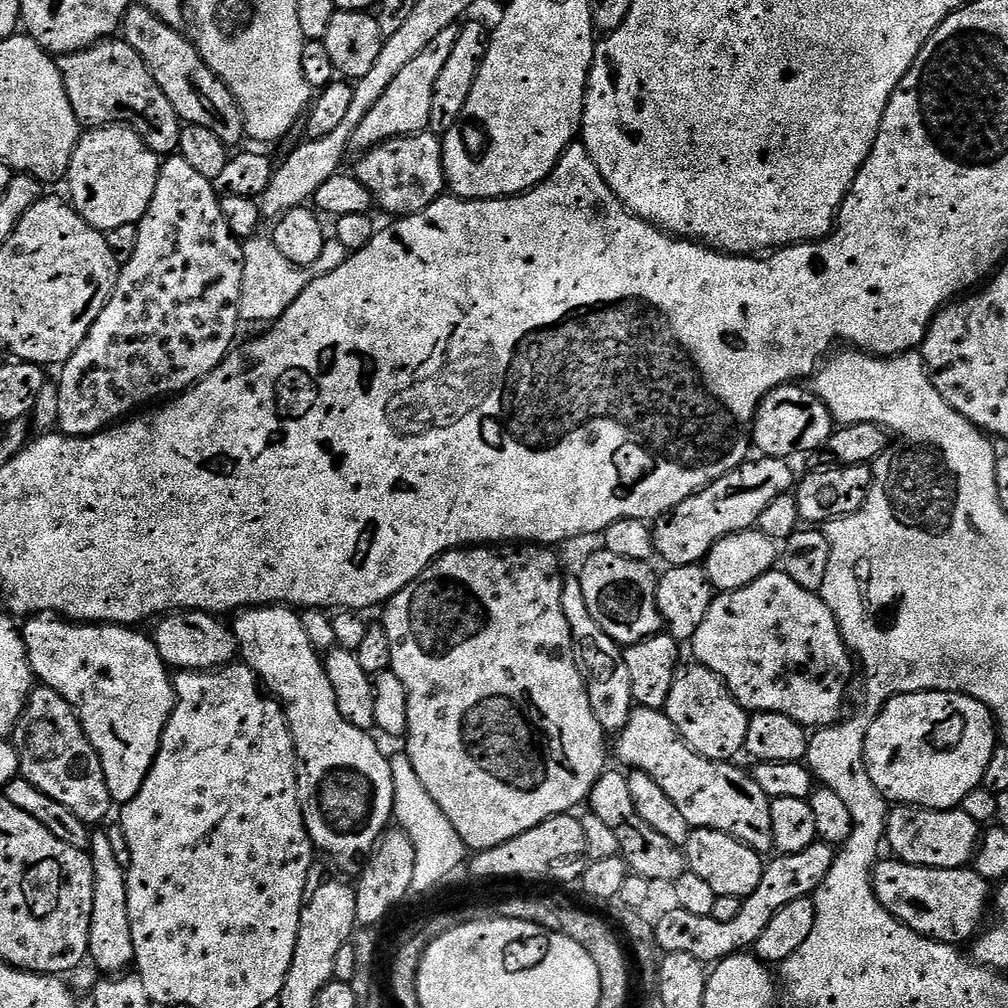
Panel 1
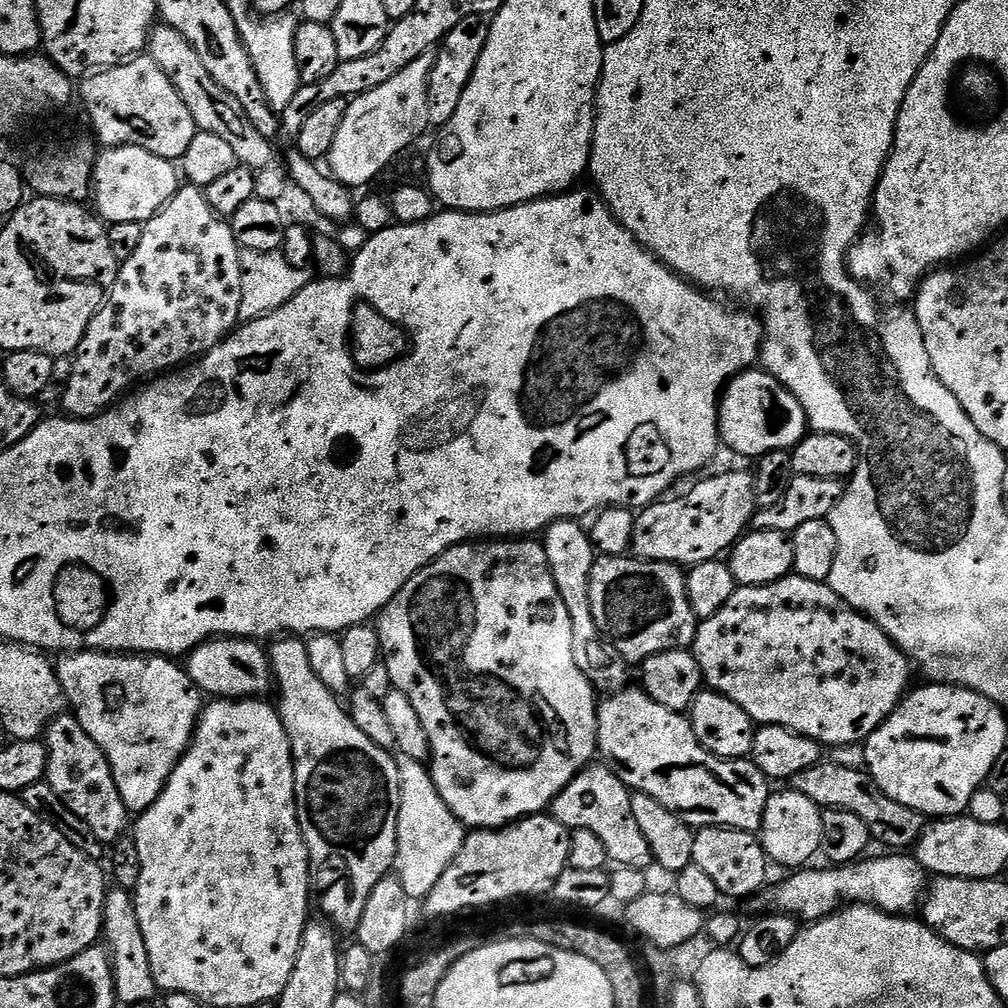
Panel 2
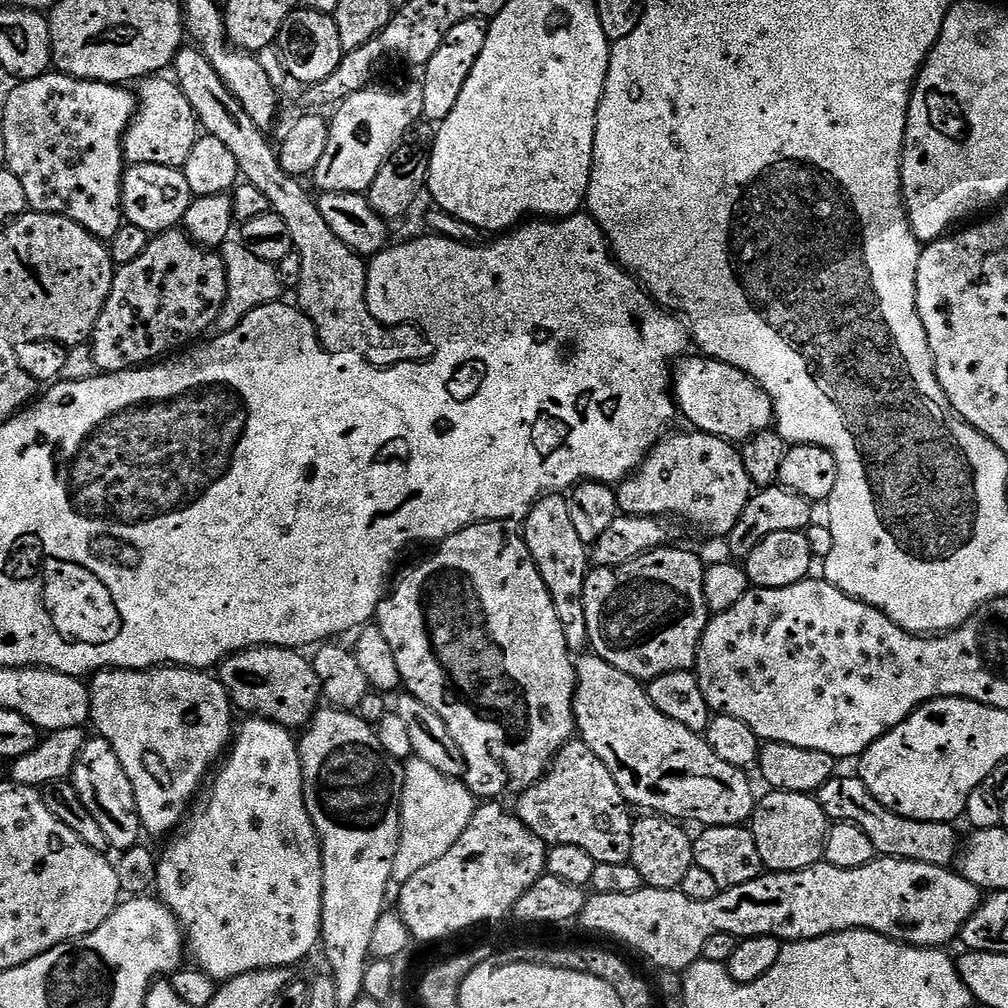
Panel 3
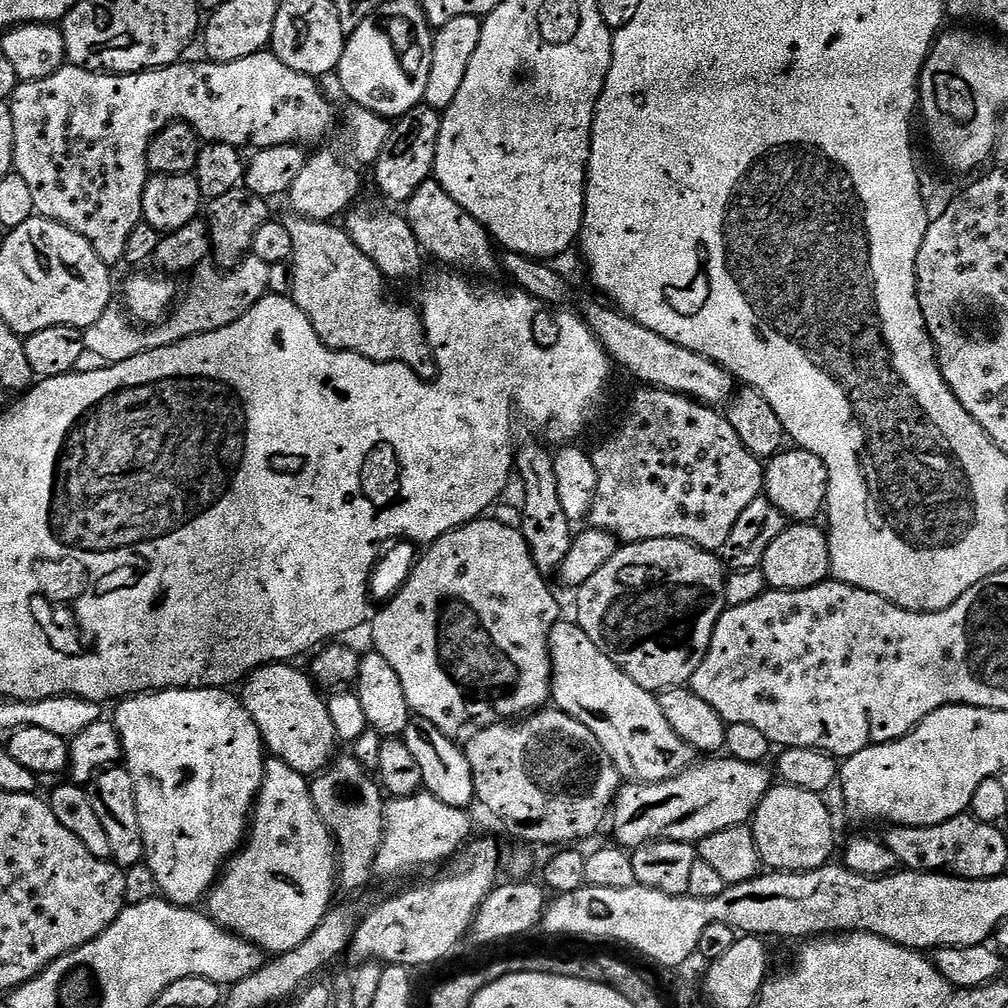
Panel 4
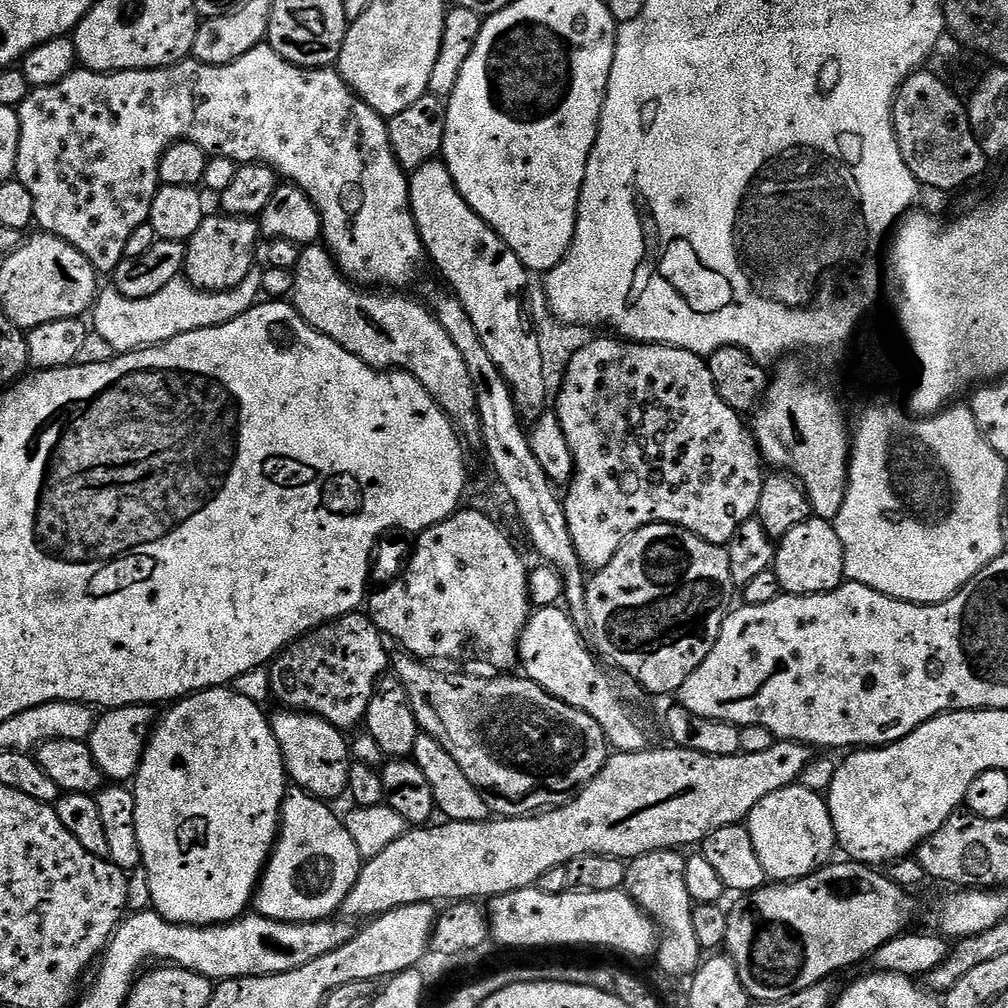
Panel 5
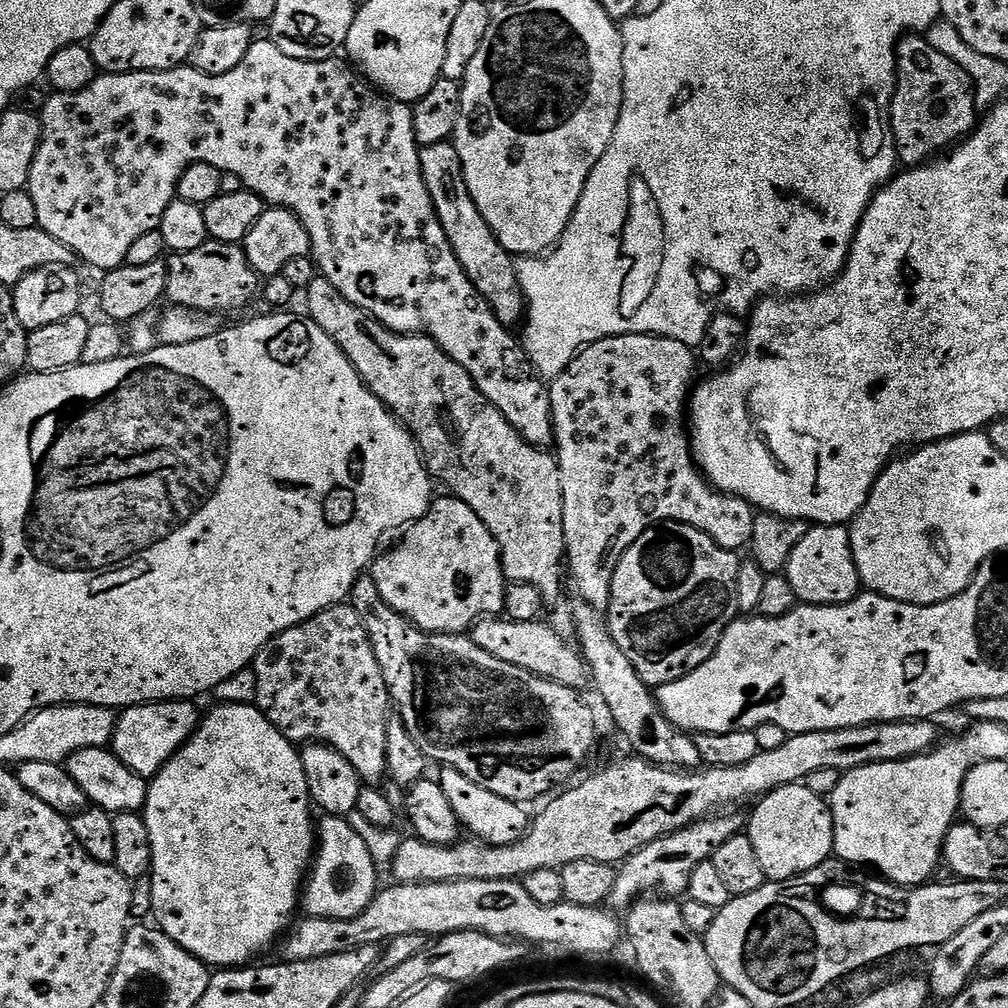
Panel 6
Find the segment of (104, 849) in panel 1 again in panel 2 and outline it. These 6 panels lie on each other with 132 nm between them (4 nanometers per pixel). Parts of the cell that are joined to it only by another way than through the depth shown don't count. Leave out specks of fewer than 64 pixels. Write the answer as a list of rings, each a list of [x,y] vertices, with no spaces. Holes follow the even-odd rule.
[[[116,886],[109,891],[104,903],[104,926],[102,940],[105,945],[112,944],[112,977],[116,983],[116,998],[121,1005],[144,1004],[158,996],[158,989],[150,962],[146,954],[146,942],[142,938],[142,930],[136,913],[136,901],[133,893],[125,888]]]

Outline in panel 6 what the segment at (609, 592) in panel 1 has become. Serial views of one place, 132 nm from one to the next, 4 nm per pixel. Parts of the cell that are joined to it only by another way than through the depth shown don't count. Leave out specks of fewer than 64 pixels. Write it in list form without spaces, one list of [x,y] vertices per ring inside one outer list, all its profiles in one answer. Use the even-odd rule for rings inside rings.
[[[657,522],[653,524],[651,528],[646,529],[640,535],[638,542],[634,542],[634,546],[630,546],[630,550],[626,550],[626,554],[622,554],[622,558],[614,570],[614,578],[610,586],[610,602],[606,609],[609,633],[612,635],[614,642],[618,644],[618,648],[622,650],[622,653],[626,654],[626,658],[634,666],[638,678],[648,685],[650,689],[655,690],[661,688],[664,684],[681,680],[683,676],[690,674],[690,670],[698,670],[698,666],[702,666],[702,662],[706,662],[714,654],[714,650],[720,645],[720,640],[724,636],[724,631],[741,615],[738,606],[738,570],[741,563],[741,557],[737,553],[718,546],[718,542],[714,542],[714,538],[702,534],[702,530],[698,530],[689,524],[675,522]]]

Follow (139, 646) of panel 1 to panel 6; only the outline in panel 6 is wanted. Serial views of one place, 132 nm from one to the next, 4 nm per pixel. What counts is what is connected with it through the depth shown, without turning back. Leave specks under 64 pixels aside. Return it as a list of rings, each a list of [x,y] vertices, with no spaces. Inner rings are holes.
[[[217,703],[215,705],[216,709],[212,713],[205,715],[201,719],[200,725],[196,728],[196,733],[194,733],[186,744],[184,744],[180,749],[173,754],[164,765],[160,767],[160,773],[157,776],[151,777],[150,783],[148,785],[148,797],[144,803],[142,809],[142,815],[144,821],[146,822],[146,830],[150,830],[150,846],[152,847],[152,871],[151,876],[153,880],[153,908],[152,916],[154,917],[155,923],[158,925],[161,932],[167,934],[167,936],[172,939],[175,944],[182,946],[186,951],[191,954],[191,956],[197,956],[199,960],[203,960],[205,964],[209,966],[215,966],[220,970],[227,970],[230,968],[235,968],[237,966],[244,966],[249,963],[248,960],[251,956],[256,956],[259,952],[264,952],[272,943],[279,941],[281,937],[285,935],[286,929],[289,927],[290,919],[288,920],[288,915],[291,914],[295,908],[299,909],[302,904],[302,885],[306,880],[306,873],[309,871],[310,865],[314,859],[314,853],[318,847],[318,832],[314,827],[314,820],[312,824],[312,812],[314,813],[314,805],[312,802],[312,795],[308,789],[308,783],[306,782],[306,770],[302,770],[302,758],[300,757],[301,749],[297,745],[293,744],[291,740],[282,735],[277,728],[270,723],[270,721],[265,718],[265,716],[260,713],[259,708],[253,704],[224,704]]]

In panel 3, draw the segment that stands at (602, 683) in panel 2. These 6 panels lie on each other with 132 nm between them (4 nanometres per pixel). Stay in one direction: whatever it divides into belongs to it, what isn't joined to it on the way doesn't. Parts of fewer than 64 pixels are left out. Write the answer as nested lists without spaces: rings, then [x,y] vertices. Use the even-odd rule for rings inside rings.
[[[541,496],[522,521],[522,535],[542,574],[542,580],[550,590],[554,608],[558,610],[558,622],[562,622],[562,630],[566,634],[569,649],[577,650],[576,648],[583,645],[585,647],[589,641],[584,591],[590,571],[590,548],[582,542],[582,538],[578,538],[578,530],[570,518],[568,496]]]

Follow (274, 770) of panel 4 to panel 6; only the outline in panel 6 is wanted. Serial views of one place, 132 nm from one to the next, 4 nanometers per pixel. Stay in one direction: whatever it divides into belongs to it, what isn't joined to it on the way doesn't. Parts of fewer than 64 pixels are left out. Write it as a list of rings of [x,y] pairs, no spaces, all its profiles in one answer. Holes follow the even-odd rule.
[[[325,815],[323,819],[324,821],[321,824],[319,821],[318,824],[318,847],[306,876],[306,883],[302,888],[302,908],[310,916],[354,918],[362,914],[362,910],[366,910],[366,906],[370,906],[370,902],[376,897],[378,866],[374,858],[370,858],[370,850],[366,850],[366,842],[358,838],[354,826],[350,826],[350,822],[345,817]]]

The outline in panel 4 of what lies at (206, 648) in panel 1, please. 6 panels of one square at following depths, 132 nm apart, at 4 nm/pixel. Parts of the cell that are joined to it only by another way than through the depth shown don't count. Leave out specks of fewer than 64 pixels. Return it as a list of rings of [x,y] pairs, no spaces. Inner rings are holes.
[[[292,662],[267,664],[248,673],[243,681],[242,699],[254,726],[258,726],[264,747],[275,759],[286,762],[290,770],[315,778],[337,755],[338,741],[328,701],[307,671]]]

